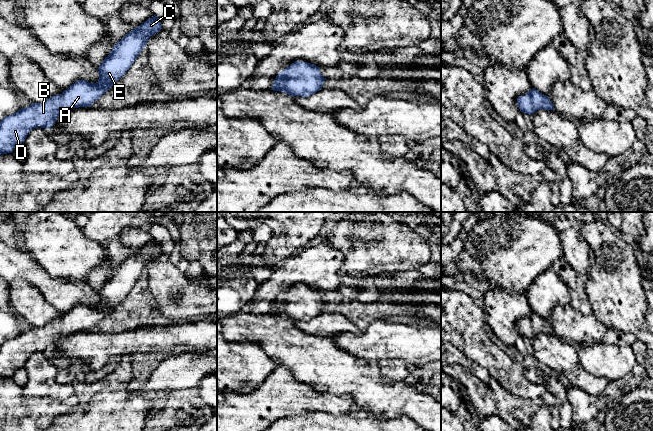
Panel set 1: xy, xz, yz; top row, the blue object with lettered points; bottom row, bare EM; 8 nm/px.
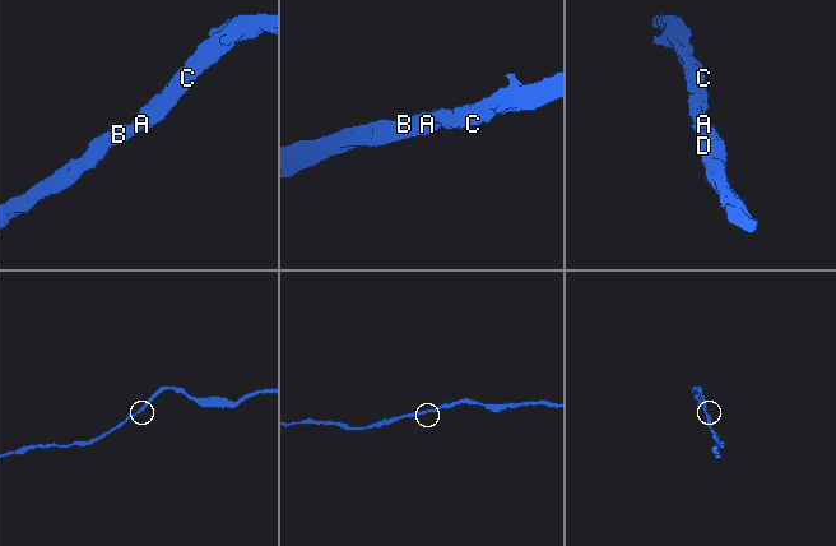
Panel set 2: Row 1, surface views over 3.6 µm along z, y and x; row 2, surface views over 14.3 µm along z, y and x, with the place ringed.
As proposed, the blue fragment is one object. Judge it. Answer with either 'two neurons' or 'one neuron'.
one neuron

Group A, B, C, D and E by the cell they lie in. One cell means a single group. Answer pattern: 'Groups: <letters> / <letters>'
Groups: A B C D E

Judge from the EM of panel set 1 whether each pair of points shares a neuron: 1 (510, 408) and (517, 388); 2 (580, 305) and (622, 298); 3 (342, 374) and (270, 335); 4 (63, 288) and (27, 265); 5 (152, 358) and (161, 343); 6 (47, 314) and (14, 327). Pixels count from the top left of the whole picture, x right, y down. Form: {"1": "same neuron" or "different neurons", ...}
{"1": "different neurons", "2": "different neurons", "3": "same neuron", "4": "same neuron", "5": "different neurons", "6": "different neurons"}

